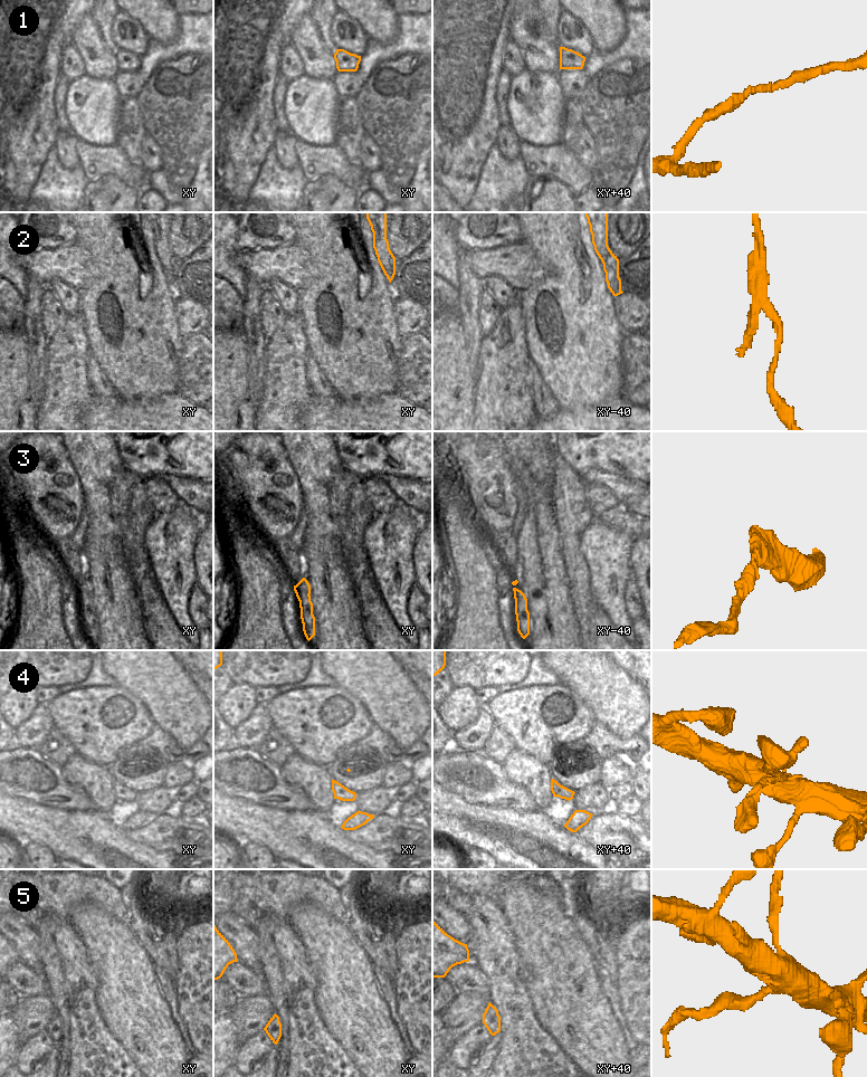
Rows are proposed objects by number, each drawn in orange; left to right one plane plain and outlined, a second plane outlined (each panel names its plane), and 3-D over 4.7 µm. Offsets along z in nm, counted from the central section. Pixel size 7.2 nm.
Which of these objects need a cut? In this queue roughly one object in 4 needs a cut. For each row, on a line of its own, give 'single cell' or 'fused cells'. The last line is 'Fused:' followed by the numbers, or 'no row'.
1: single cell
2: single cell
3: single cell
4: single cell
5: single cell
Fused: no row

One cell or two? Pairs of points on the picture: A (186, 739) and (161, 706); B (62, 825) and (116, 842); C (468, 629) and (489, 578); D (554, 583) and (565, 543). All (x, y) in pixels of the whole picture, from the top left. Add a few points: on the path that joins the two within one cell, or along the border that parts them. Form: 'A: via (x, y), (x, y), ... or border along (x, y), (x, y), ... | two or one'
A: via (186, 730), (170, 712) | one
B: via (75, 835), (88, 835), (96, 842), (103, 842) | one
C: via (475, 617), (475, 592), (477, 590) | one
D: border along (558, 531), (558, 546), (568, 582) | two

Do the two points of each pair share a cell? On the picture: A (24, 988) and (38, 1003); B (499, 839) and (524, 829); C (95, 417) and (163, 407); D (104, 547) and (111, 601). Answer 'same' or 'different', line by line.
A: different
B: same
C: same
D: same

